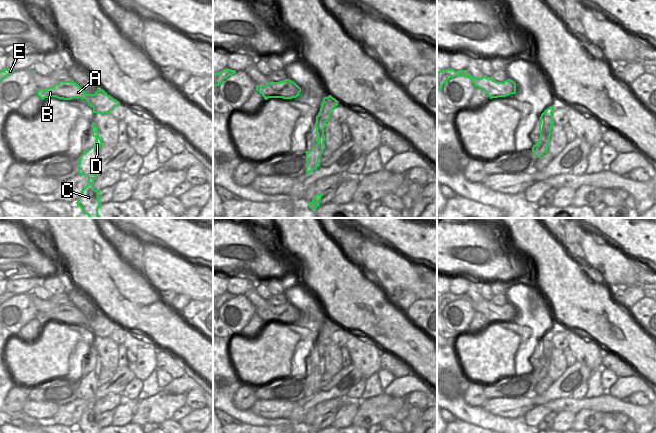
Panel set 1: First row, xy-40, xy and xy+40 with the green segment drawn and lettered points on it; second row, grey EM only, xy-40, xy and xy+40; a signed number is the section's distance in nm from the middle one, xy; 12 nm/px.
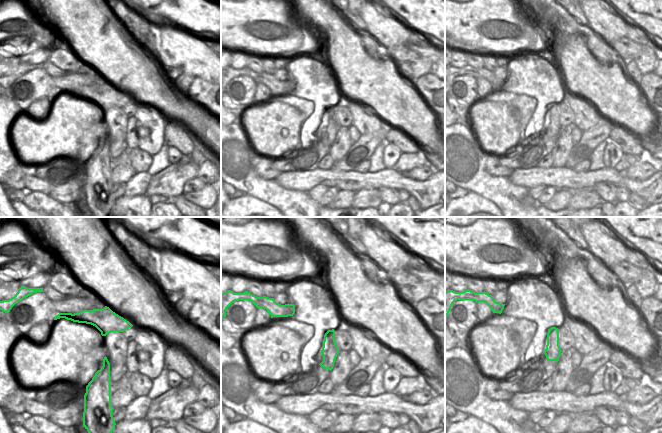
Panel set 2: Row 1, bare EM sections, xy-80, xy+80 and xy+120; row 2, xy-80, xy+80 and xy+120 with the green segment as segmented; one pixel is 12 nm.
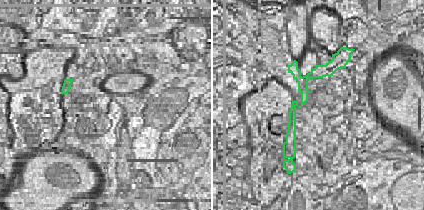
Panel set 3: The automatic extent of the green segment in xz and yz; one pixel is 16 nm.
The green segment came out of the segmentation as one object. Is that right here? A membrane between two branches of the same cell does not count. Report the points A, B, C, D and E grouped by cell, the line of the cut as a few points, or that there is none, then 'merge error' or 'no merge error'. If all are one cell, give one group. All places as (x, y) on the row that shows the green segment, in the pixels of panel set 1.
A B E / C D | xy (318, 113), (329, 114) | merge error

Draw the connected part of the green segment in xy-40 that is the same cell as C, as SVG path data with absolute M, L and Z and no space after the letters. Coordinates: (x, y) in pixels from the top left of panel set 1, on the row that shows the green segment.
M92 122L92 136L96 138L96 141L90 149L83 151L78 164L78 174L85 175L88 178L88 183L83 188L76 204L90 218L98 218L98 209L101 206L100 190L95 190L92 183L97 177L95 169L99 164L98 155L102 140L95 122Z

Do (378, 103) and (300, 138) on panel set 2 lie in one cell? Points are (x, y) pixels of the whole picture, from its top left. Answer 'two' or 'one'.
two

